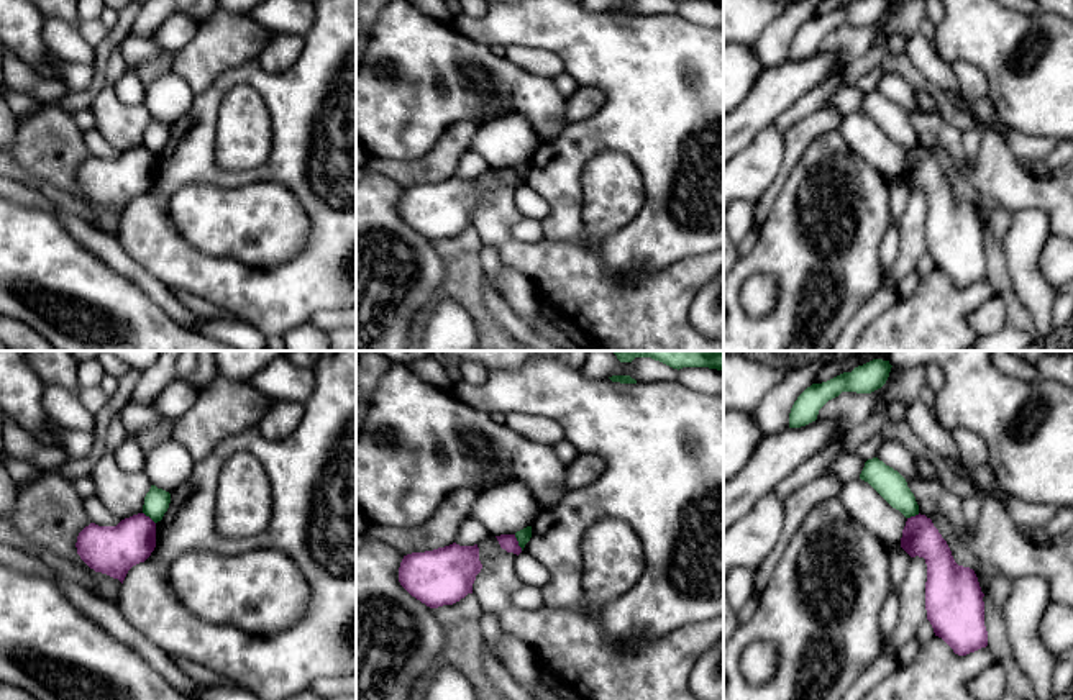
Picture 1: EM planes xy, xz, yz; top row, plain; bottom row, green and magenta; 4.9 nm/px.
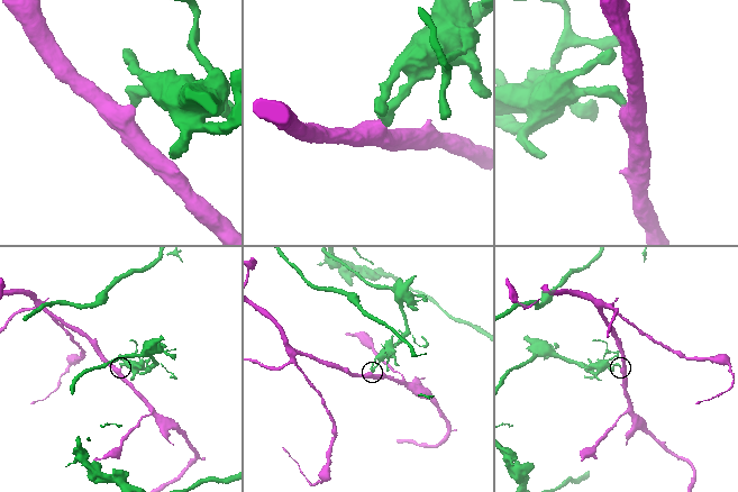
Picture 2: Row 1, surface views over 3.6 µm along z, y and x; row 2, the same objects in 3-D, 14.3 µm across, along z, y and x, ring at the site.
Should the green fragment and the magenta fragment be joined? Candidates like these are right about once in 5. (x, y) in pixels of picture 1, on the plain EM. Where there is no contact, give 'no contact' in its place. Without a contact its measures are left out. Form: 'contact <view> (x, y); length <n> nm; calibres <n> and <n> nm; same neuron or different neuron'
contact xz (519, 176); length 90 nm; calibres 70 and 80 nm; different neuron

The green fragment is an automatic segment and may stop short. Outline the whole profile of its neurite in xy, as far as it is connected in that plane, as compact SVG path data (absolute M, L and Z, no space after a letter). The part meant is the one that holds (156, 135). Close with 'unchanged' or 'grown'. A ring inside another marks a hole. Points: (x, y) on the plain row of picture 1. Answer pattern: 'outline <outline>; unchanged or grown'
outline M151 118L144 130L143 146L154 156L161 154L171 136L171 126Z; unchanged

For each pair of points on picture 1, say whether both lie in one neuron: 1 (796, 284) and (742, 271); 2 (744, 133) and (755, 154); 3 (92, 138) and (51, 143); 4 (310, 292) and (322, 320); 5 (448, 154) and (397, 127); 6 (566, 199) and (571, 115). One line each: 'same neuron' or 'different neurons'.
1: same neuron
2: different neurons
3: different neurons
4: different neurons
5: different neurons
6: different neurons

